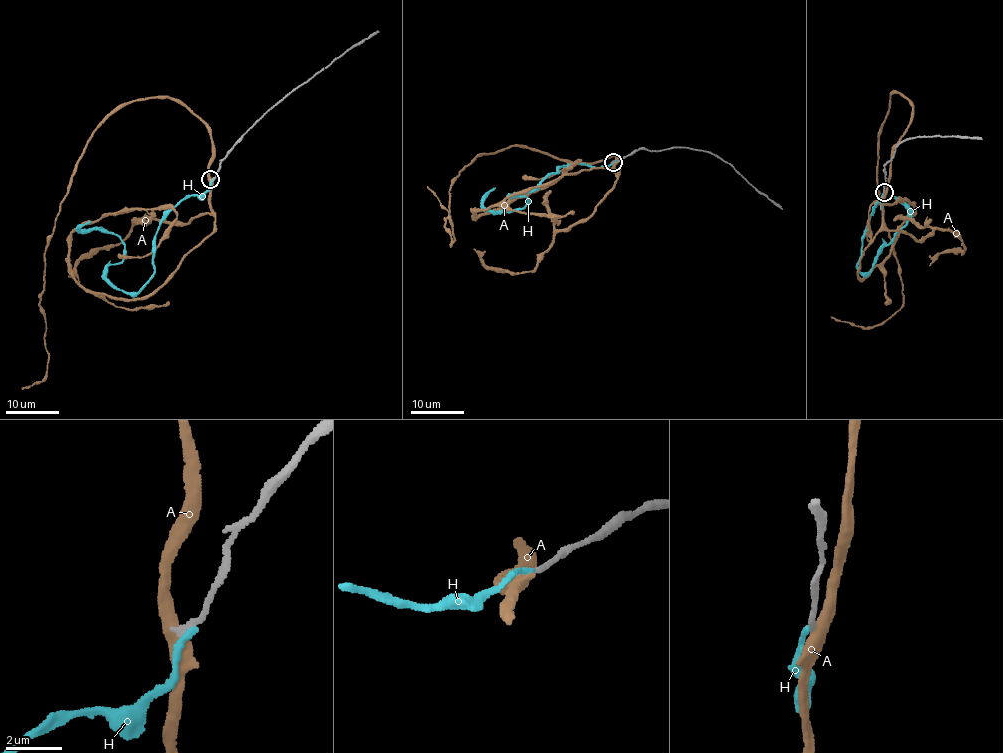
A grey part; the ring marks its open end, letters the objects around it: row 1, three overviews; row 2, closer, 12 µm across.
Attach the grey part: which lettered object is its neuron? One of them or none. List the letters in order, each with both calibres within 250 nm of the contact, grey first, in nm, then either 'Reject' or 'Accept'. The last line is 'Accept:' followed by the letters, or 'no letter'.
A: Thickness 200 nm (grey) against 480 nm. Reject
H: Thickness 240 nm (grey) against 200 nm. Reject
Accept: no letter

